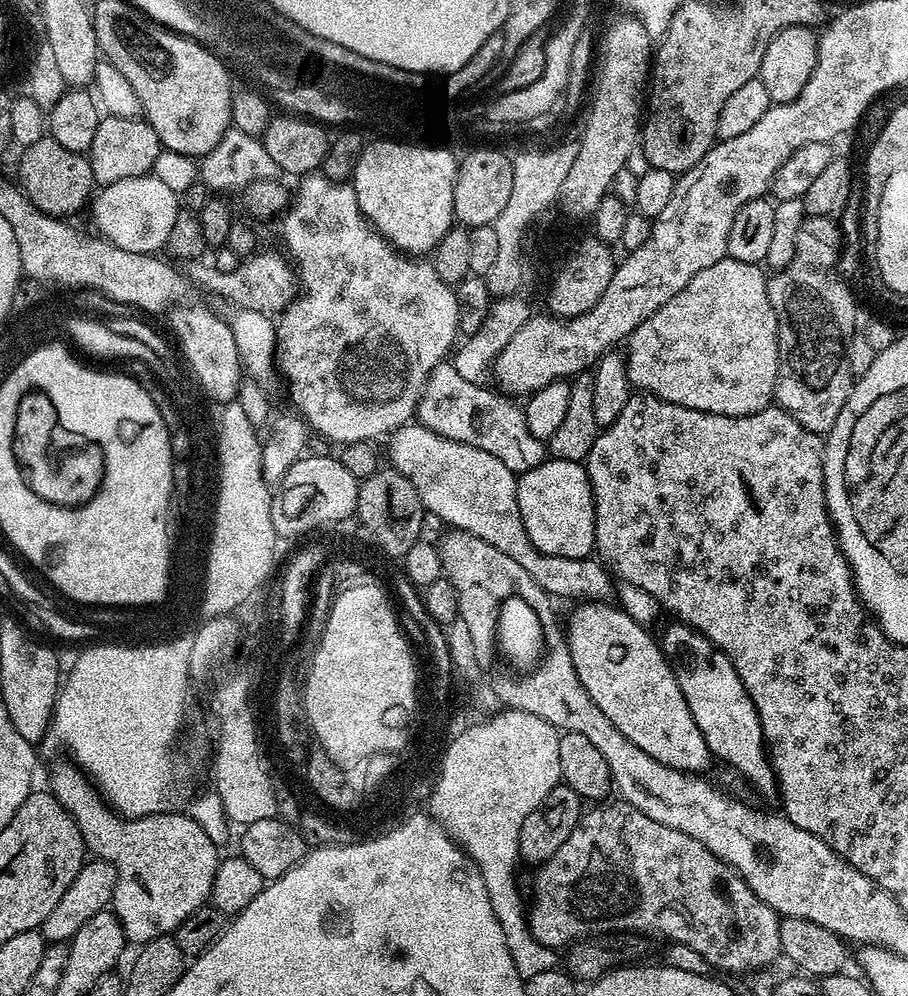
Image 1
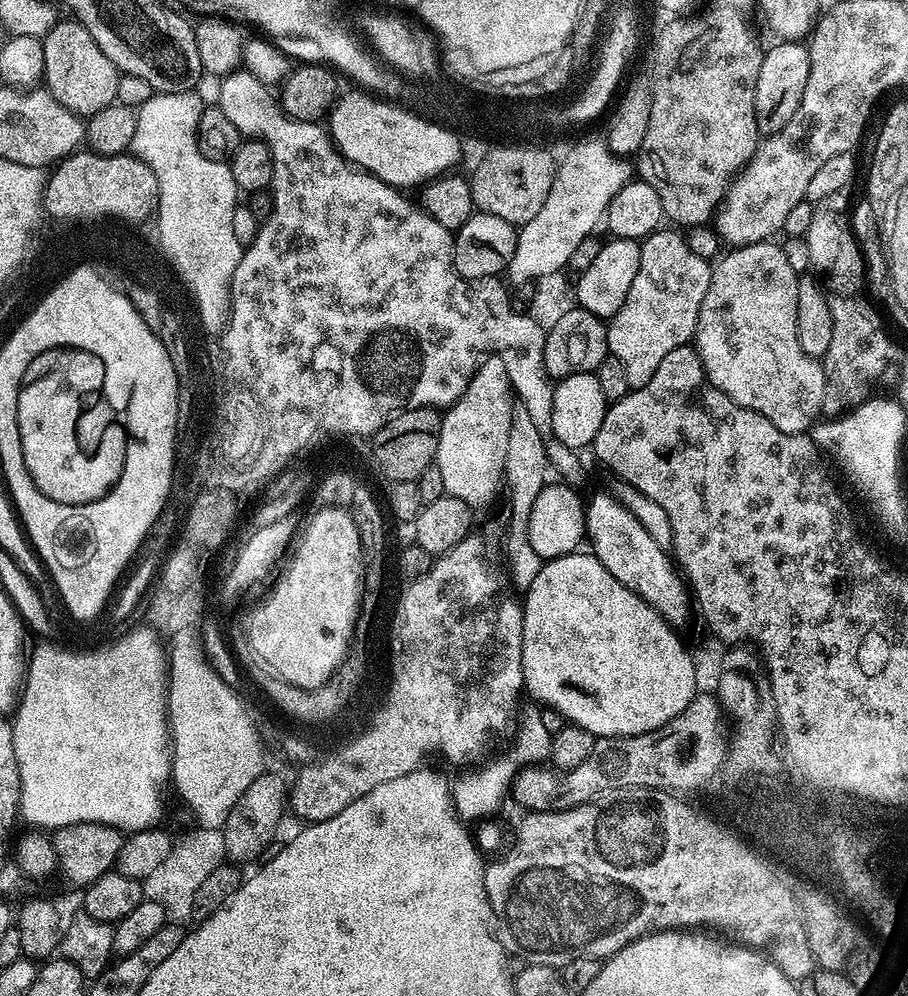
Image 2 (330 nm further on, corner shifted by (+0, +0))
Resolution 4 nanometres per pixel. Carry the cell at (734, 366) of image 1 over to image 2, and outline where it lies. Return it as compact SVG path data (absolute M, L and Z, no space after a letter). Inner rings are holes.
M759 240L756 244L741 244L728 253L725 251L715 261L712 285L706 290L698 310L694 347L709 384L722 390L722 394L729 396L738 406L761 412L778 426L778 430L786 434L804 434L821 415L826 381L821 361L798 346L798 274L790 266L790 258L783 247L772 243L776 242Z

